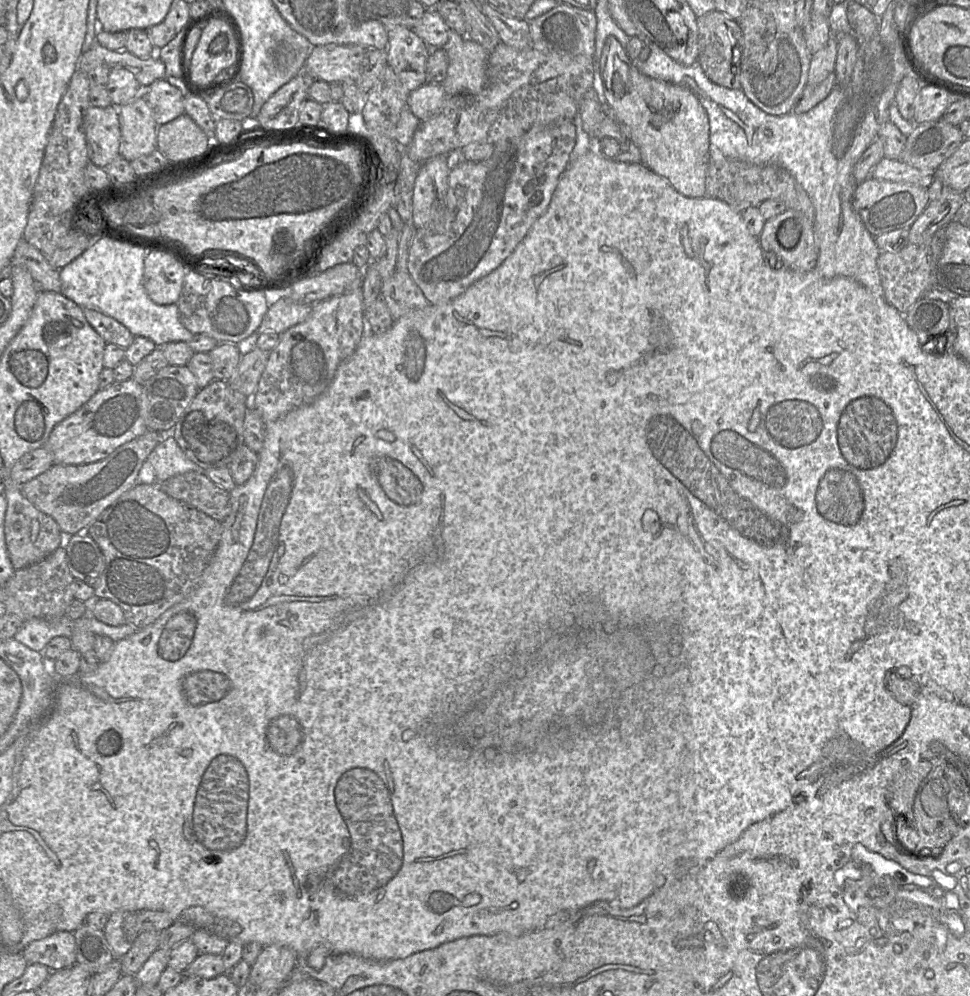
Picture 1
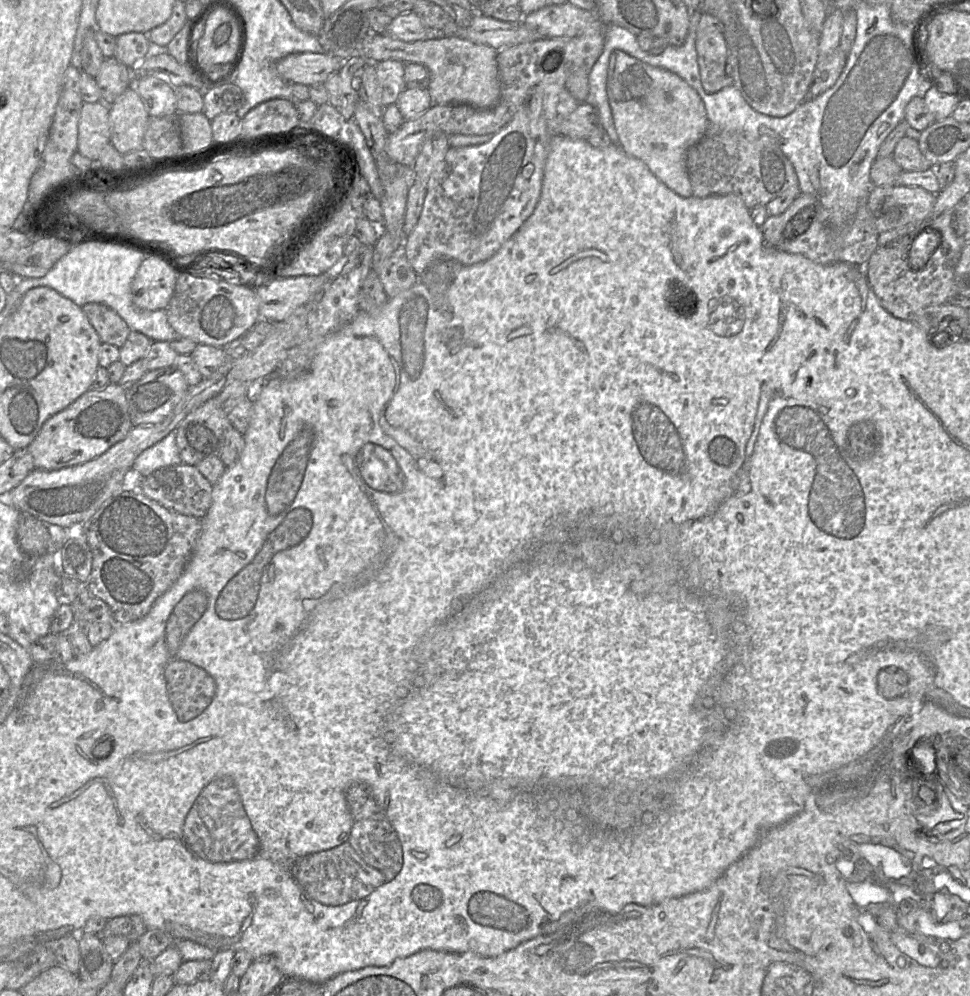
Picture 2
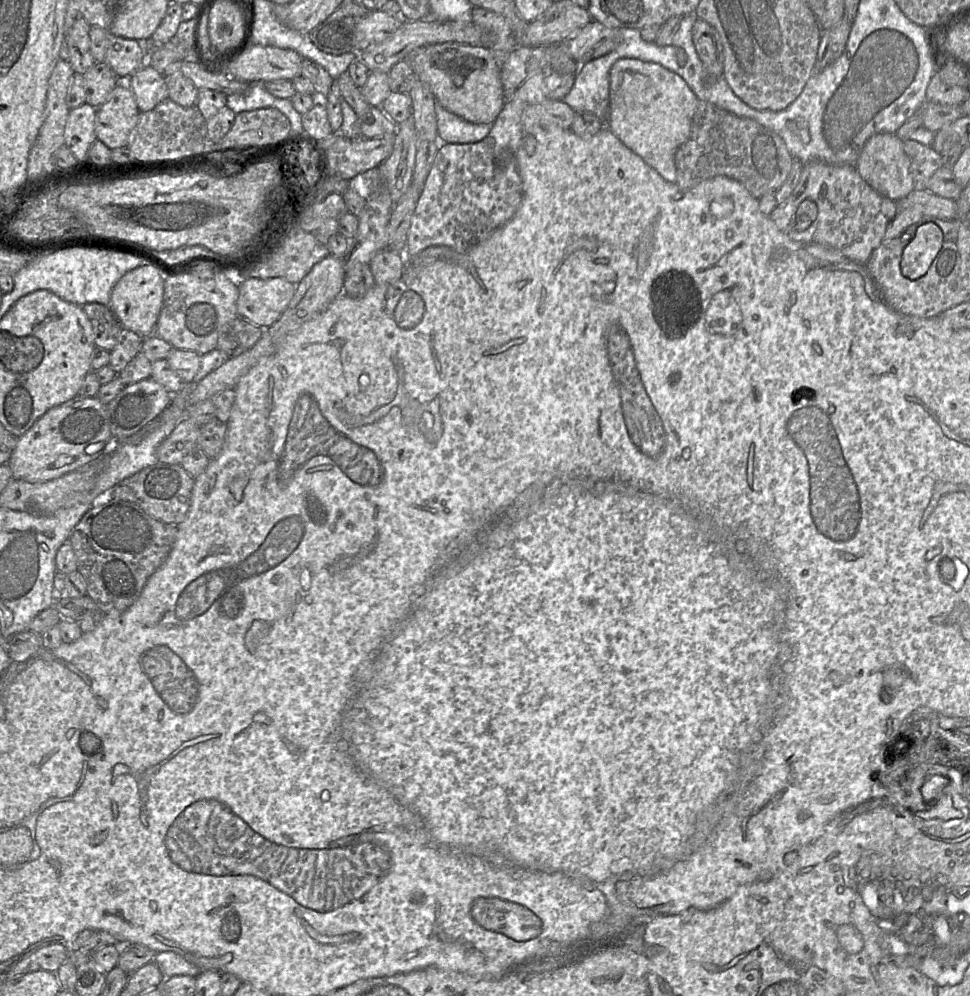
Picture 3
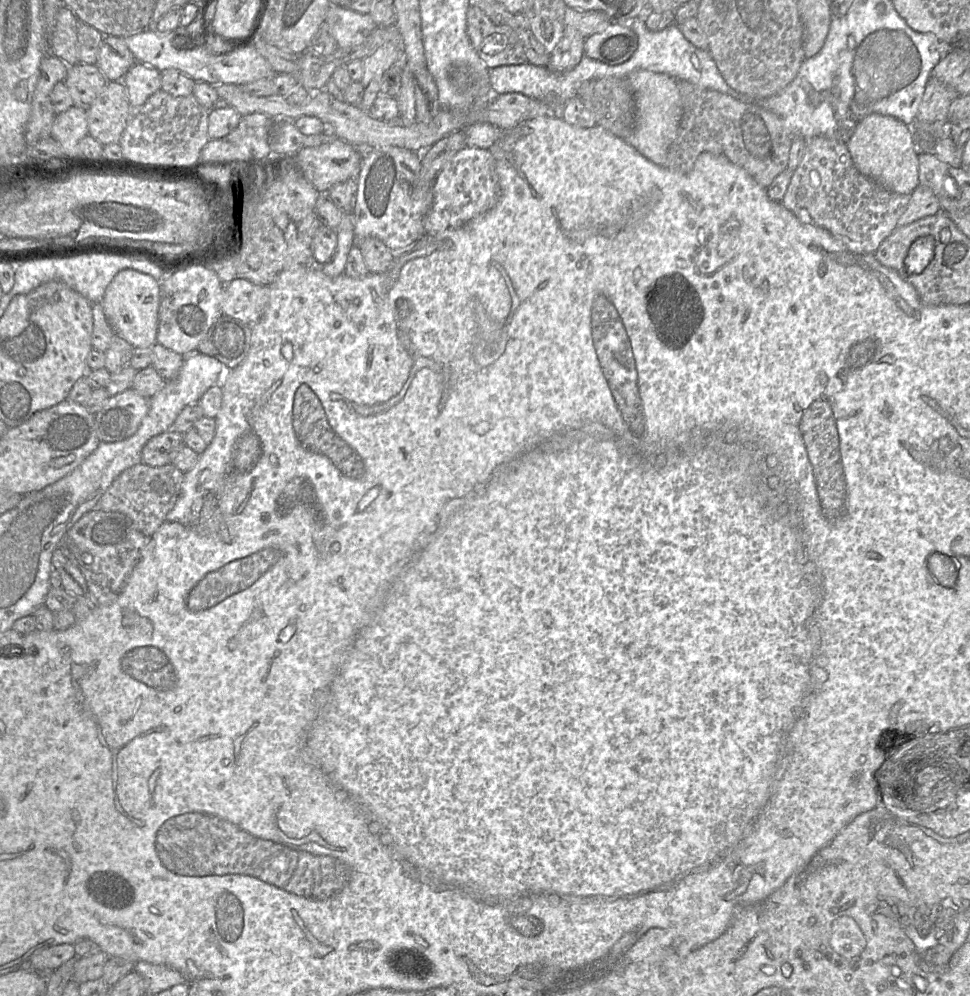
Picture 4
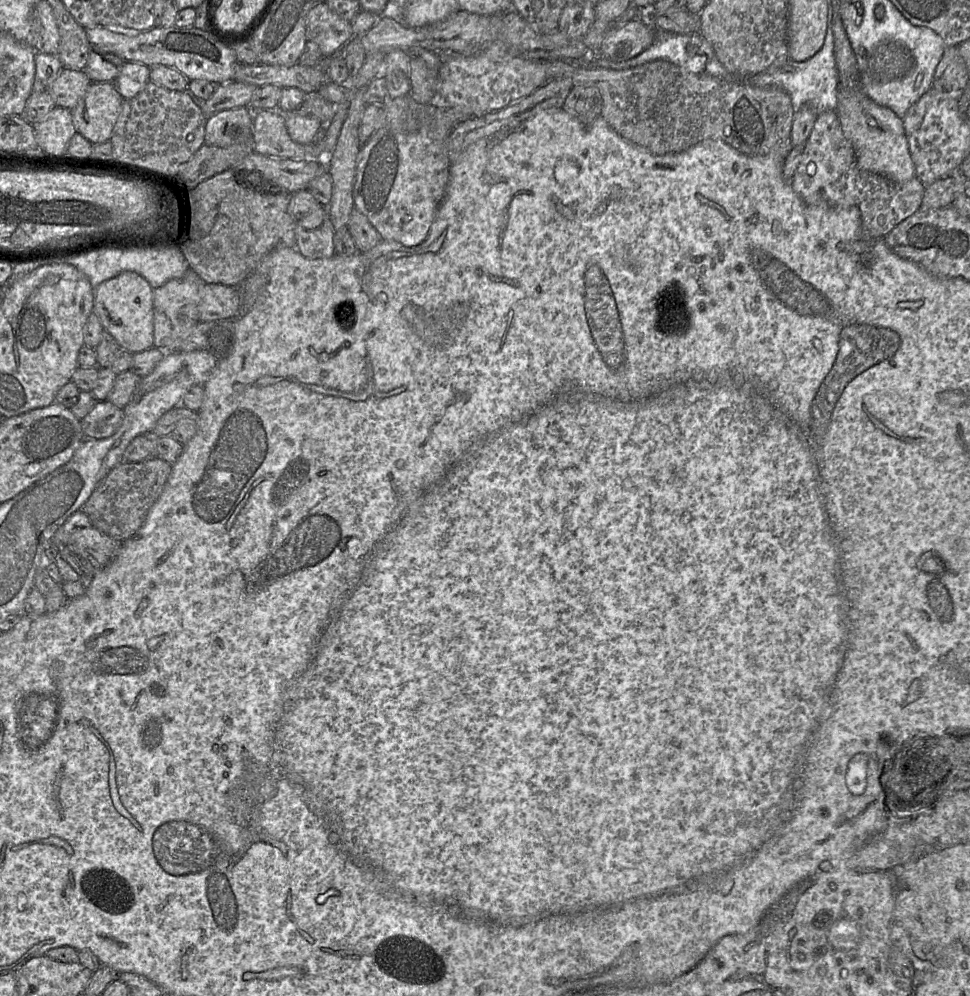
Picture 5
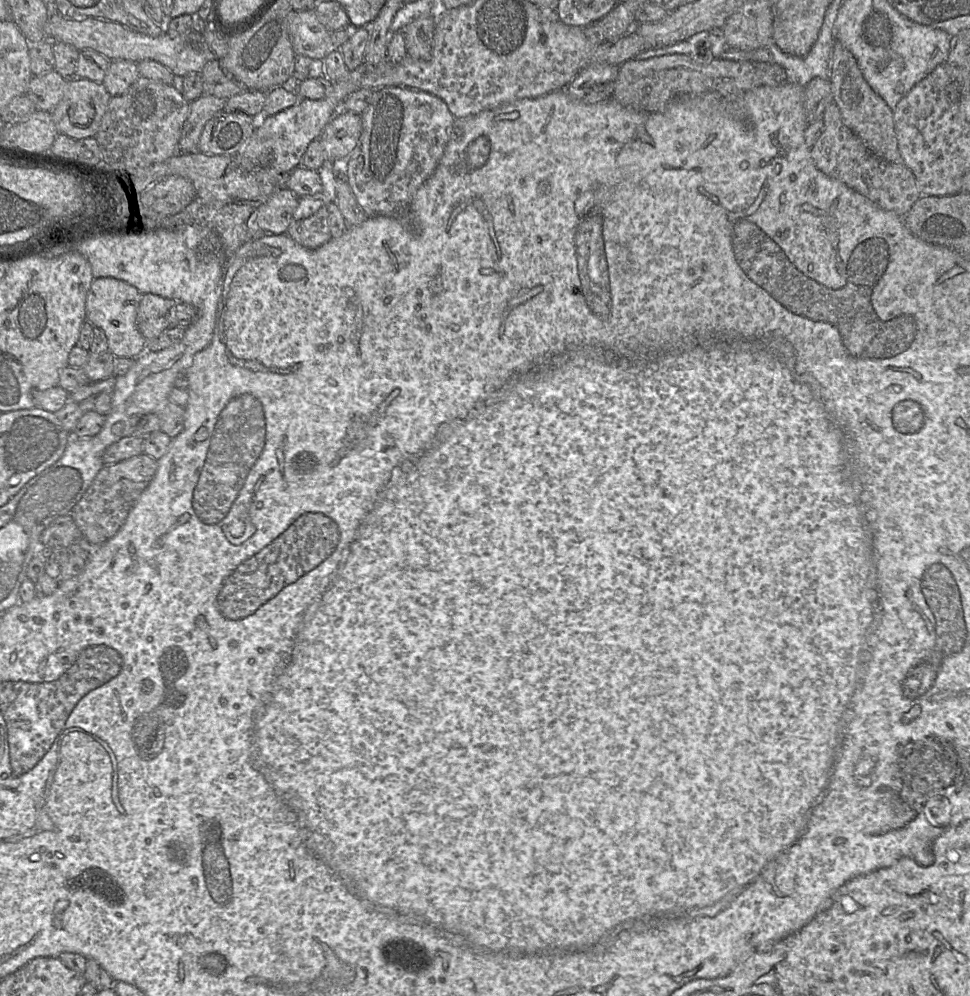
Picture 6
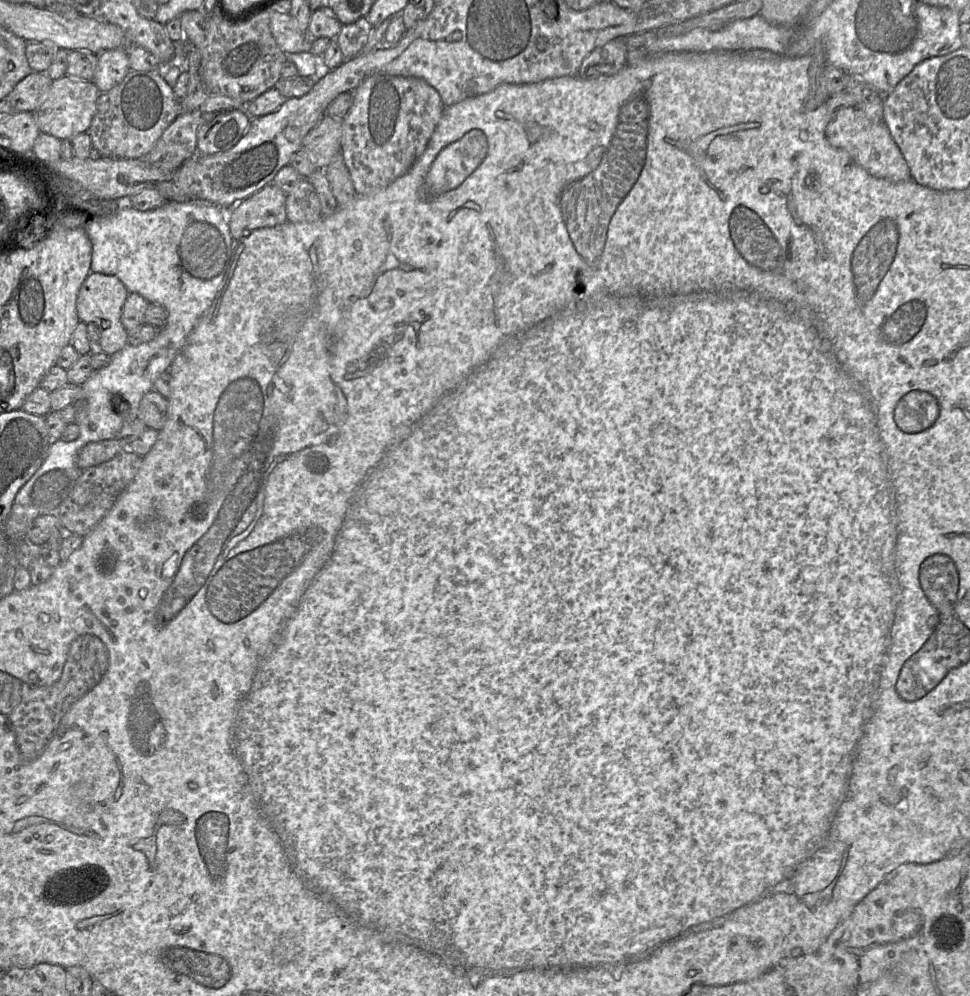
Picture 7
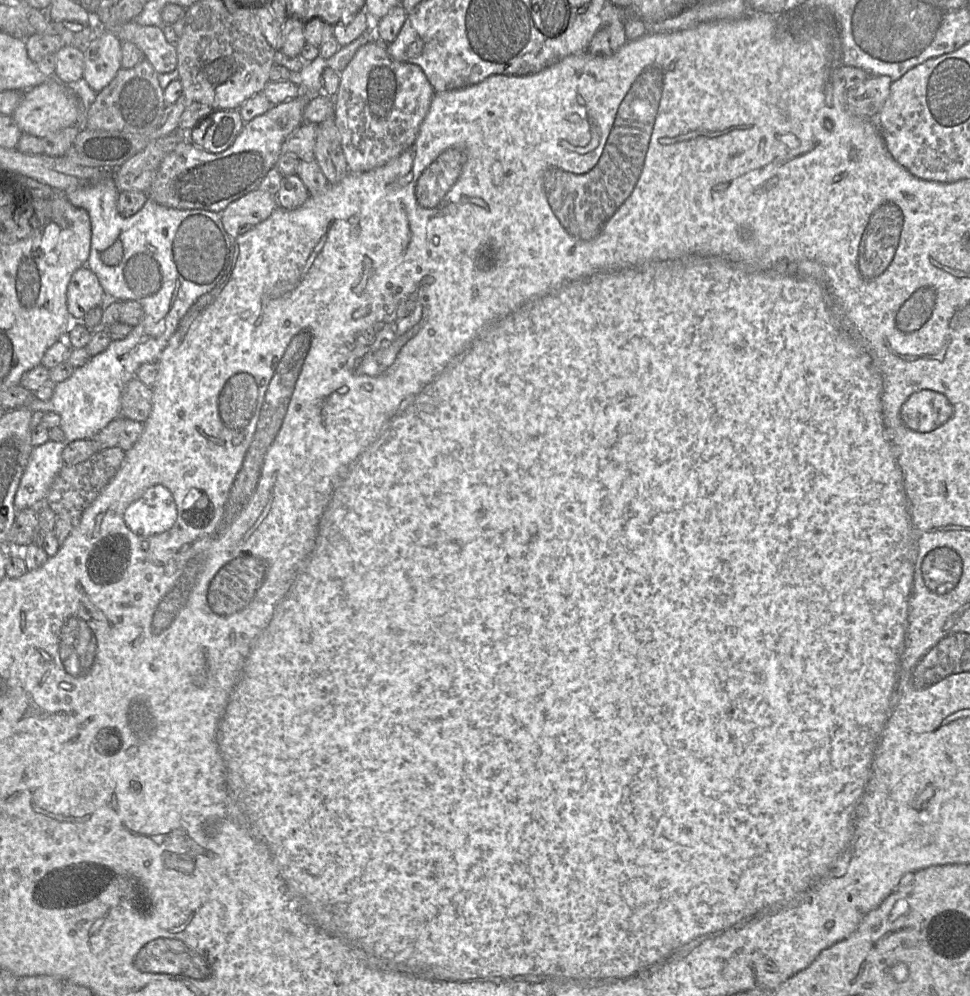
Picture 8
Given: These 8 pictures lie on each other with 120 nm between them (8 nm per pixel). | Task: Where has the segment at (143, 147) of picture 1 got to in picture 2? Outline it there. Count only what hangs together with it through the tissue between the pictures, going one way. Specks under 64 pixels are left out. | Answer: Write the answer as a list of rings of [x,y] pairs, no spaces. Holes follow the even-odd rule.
[[[127,89],[109,106],[110,143],[120,154],[143,149],[149,114],[135,89]]]

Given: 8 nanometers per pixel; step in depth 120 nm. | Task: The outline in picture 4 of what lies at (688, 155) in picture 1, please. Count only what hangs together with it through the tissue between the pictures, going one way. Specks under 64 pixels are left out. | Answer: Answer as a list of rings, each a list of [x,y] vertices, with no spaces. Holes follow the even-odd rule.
[[[635,70],[626,77],[635,103],[635,125],[632,134],[623,139],[658,166],[666,166],[667,151],[678,135],[682,118],[682,99],[677,79],[659,72]]]

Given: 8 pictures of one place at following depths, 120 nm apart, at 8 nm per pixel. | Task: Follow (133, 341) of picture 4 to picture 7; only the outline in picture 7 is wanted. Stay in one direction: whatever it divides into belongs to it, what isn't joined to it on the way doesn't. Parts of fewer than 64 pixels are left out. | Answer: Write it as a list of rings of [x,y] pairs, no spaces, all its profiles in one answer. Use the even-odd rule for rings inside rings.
[[[90,272],[80,287],[76,300],[76,310],[81,322],[95,323],[99,328],[100,339],[94,348],[107,355],[123,349],[127,343],[127,331],[121,323],[121,312],[129,292],[114,275]]]

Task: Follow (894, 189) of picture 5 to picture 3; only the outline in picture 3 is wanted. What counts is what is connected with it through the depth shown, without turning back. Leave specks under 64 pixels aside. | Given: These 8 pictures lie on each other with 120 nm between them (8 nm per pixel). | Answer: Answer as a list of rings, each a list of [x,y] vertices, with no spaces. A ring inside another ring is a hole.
[[[811,161],[803,165],[797,186],[791,195],[769,215],[776,226],[794,241],[817,243],[839,251],[847,258],[867,263],[872,252],[884,240],[888,224],[896,215],[896,201],[880,195],[858,173],[855,166]]]

